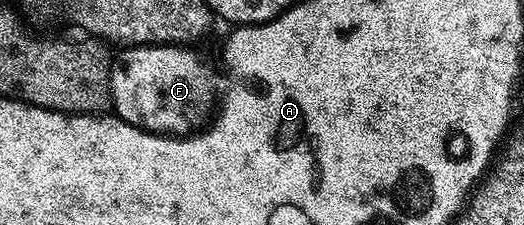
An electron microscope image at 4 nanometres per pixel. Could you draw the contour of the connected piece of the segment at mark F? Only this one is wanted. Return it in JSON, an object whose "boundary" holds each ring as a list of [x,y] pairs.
{"boundary":[[[138,45],[122,48],[121,54],[118,57],[116,54],[112,62],[109,75],[109,86],[113,92],[112,108],[116,116],[146,133],[192,134],[195,127],[200,126],[211,113],[205,69],[193,51],[192,48],[180,45]]]}

